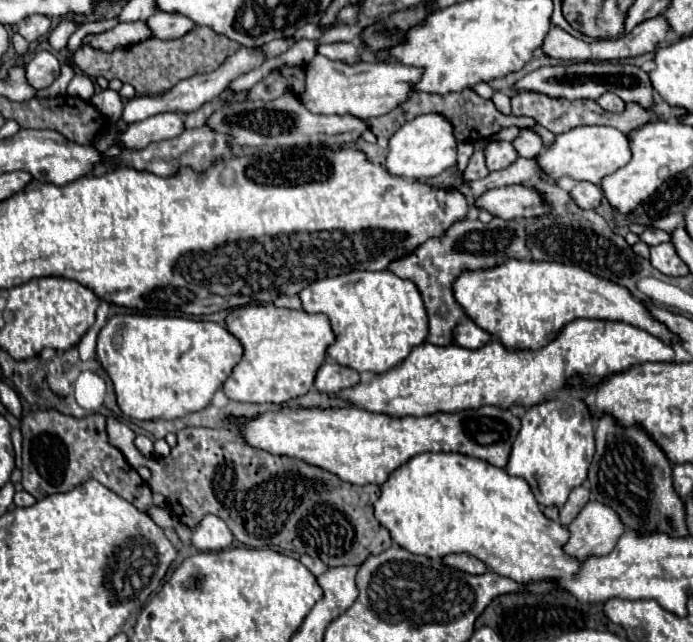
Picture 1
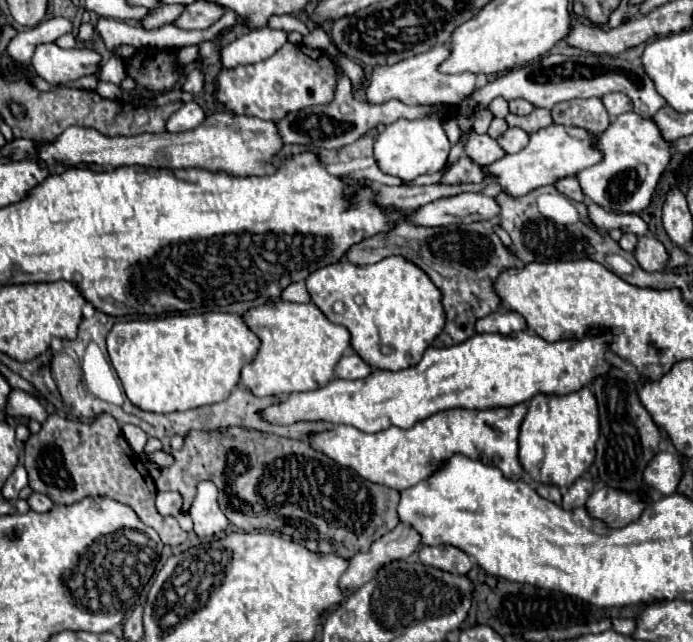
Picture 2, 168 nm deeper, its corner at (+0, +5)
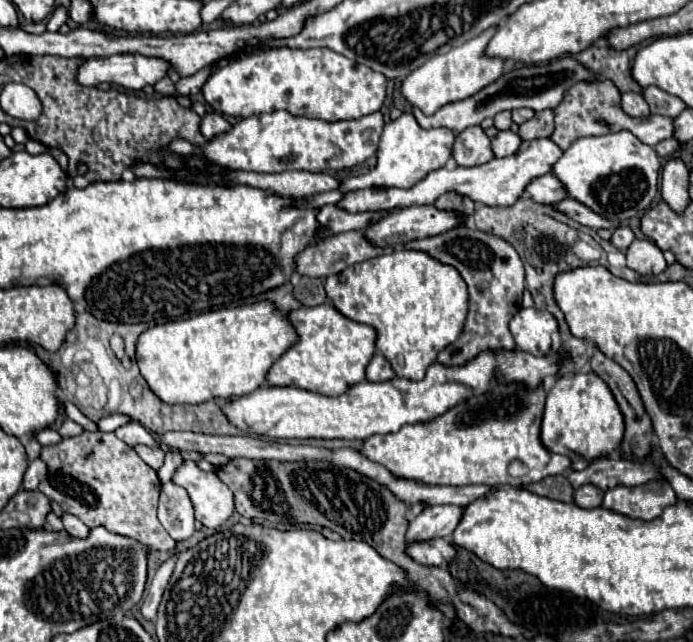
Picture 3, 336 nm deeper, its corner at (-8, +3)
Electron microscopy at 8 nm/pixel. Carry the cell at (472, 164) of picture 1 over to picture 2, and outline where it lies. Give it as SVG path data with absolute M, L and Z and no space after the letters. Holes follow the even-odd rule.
M462 156L444 176L442 182L446 184L456 184L456 182L480 182L482 176L482 168L478 164L474 164L474 160L470 160L470 156Z

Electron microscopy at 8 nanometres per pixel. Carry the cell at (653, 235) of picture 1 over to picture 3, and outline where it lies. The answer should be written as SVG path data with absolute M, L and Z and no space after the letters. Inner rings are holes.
M564 198L562 202L554 202L552 206L554 206L558 212L566 214L570 220L574 220L574 222L578 222L578 224L584 224L584 226L590 226L590 228L594 228L594 230L598 230L598 228L612 228L612 226L614 226L610 220L598 216L596 212L592 212L590 208L582 206L580 202L576 202L576 200L572 200L572 198Z

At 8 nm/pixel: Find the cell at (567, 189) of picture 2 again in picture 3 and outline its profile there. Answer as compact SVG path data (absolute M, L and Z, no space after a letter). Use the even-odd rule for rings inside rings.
M542 174L534 178L534 182L526 186L526 194L534 198L534 202L540 202L540 204L552 204L552 202L560 202L568 198L564 186L552 174Z

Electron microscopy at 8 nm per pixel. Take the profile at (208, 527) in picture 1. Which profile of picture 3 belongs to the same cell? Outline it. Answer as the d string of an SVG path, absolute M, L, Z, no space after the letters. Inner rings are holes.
M184 460L172 482L188 492L196 520L206 528L220 528L232 516L234 498L230 488L214 472L200 470L194 460Z

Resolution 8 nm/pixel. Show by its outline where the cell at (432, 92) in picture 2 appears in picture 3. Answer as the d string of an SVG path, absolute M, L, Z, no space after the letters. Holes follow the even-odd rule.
M496 26L490 30L484 30L480 36L464 42L462 46L456 46L454 50L446 54L436 54L428 62L424 62L420 68L416 68L402 84L402 94L404 98L420 108L426 116L434 114L442 106L450 102L458 102L464 98L470 98L478 90L486 88L490 82L496 82L504 74L504 60L502 58L490 58L486 56L486 44L494 36Z

